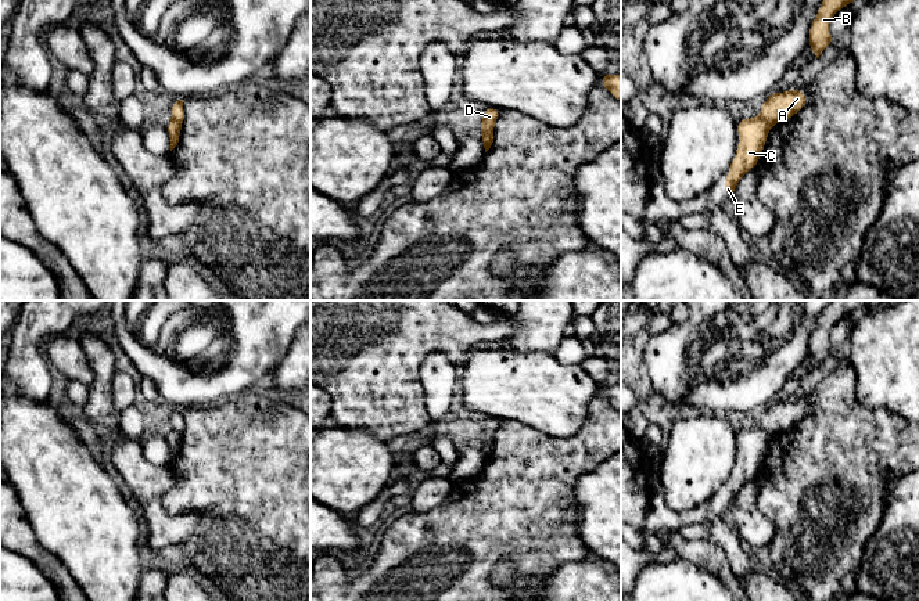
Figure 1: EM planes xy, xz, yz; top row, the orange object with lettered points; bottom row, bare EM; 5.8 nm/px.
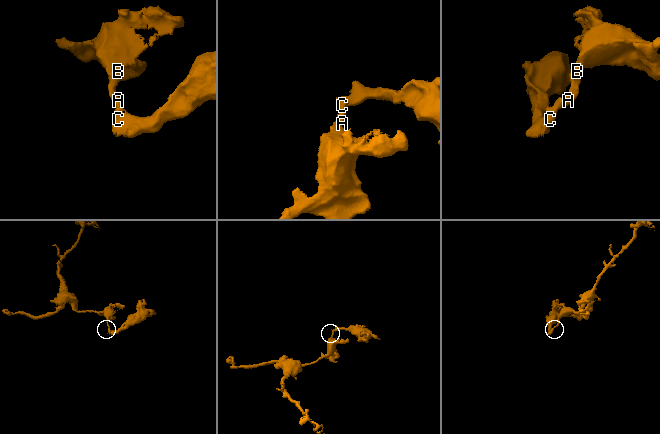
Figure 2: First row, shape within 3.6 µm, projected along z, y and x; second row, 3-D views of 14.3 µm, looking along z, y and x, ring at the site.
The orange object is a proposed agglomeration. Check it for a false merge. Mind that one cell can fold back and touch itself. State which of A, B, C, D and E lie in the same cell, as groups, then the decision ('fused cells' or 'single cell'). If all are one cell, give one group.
groups A B / C D E; fused cells

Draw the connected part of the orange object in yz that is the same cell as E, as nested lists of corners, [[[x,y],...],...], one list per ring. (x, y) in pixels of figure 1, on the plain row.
[[[757,427],[740,429],[736,433],[736,440],[740,451],[736,457],[737,464],[728,479],[729,486],[724,492],[725,507],[732,507],[743,485],[758,475],[771,436]]]

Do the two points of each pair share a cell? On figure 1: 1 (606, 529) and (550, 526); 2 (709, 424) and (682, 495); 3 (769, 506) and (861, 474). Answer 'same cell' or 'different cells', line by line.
1: different cells
2: same cell
3: same cell

